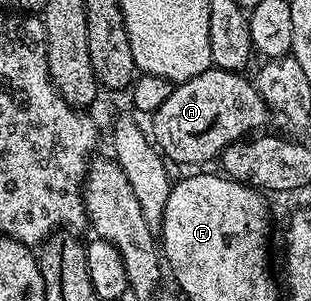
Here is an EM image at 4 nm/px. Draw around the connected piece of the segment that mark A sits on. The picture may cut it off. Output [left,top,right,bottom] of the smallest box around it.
[152,68,268,168]

